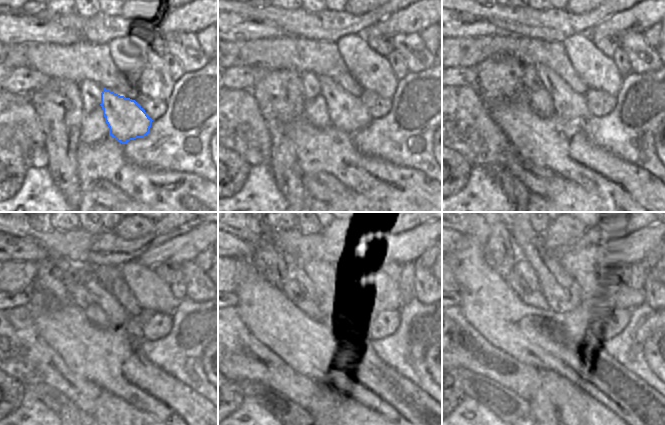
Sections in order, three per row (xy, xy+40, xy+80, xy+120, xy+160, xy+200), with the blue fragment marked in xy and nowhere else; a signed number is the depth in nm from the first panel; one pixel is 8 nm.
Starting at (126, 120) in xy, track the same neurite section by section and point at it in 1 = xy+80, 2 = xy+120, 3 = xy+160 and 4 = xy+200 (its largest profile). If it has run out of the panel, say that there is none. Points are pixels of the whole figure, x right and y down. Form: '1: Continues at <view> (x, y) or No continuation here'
1: Continues at xy+80 (568, 104)
2: Continues at xy+120 (82, 298)
3: Continues at xy+160 (307, 287)
4: Continues at xy+200 (522, 267).

